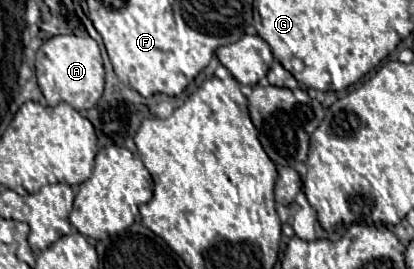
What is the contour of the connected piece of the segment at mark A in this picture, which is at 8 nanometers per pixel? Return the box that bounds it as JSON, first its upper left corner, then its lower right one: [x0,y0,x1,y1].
[35,35,105,111]

